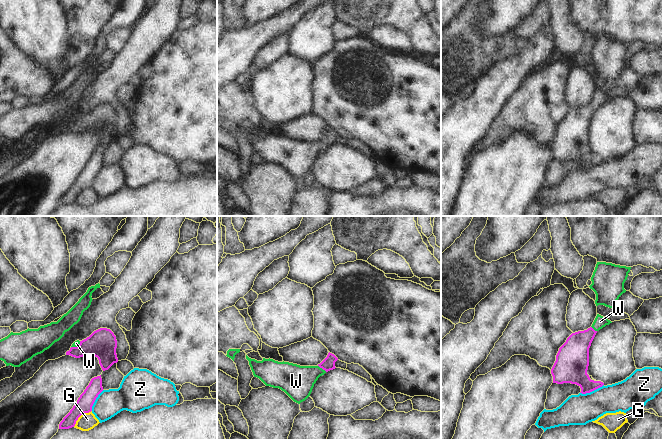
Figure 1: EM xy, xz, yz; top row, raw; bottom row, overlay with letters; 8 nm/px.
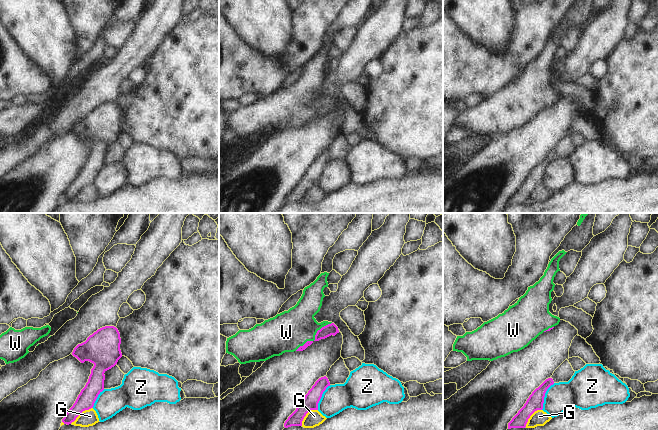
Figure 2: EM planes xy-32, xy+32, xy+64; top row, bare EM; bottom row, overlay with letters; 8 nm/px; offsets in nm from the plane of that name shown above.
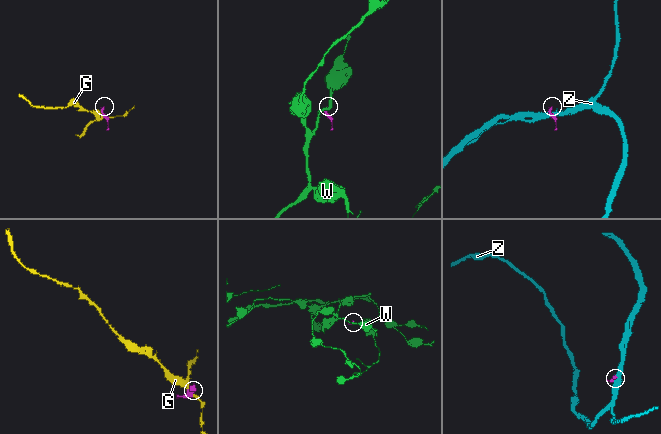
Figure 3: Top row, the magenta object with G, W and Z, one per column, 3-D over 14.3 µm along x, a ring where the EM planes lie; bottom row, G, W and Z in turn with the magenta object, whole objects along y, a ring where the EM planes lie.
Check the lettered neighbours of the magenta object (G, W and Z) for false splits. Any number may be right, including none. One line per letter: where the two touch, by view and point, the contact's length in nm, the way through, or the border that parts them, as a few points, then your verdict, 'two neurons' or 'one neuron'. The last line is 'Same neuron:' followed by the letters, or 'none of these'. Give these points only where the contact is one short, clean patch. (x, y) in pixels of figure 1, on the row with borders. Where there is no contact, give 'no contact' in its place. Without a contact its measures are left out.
G: xy (80, 415) | 200 nm | two neurons
W: xz (322, 368) | 90 nm | across xz (328, 363), (322, 368), (296, 381) | one neuron
Z: yz (591, 391) | 200 nm | along yz (603, 384), (589, 392), (580, 393) | two neurons
Same neuron: W

